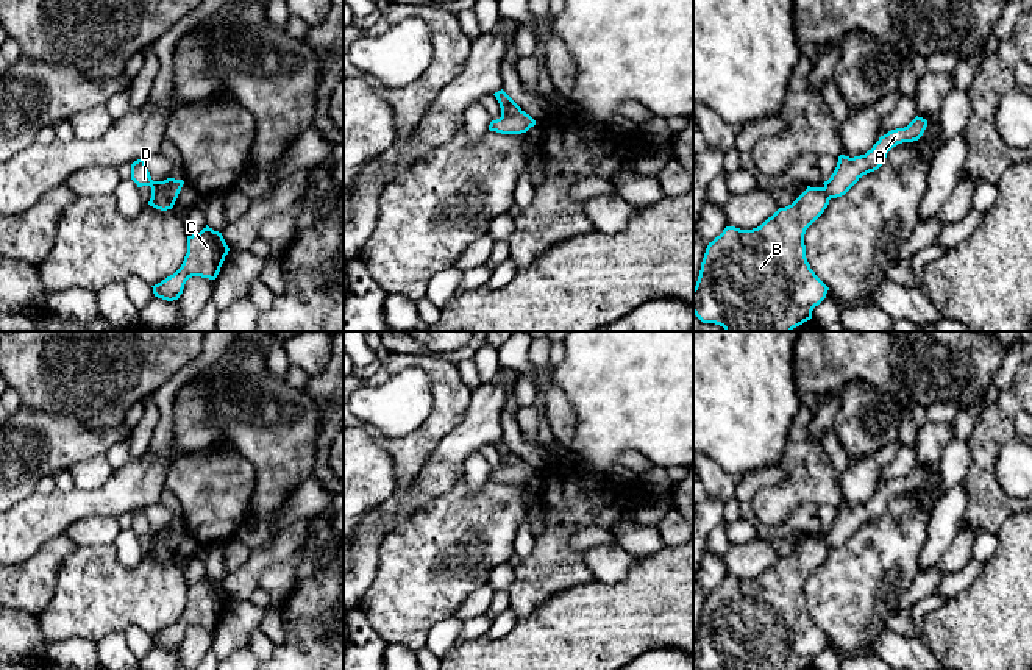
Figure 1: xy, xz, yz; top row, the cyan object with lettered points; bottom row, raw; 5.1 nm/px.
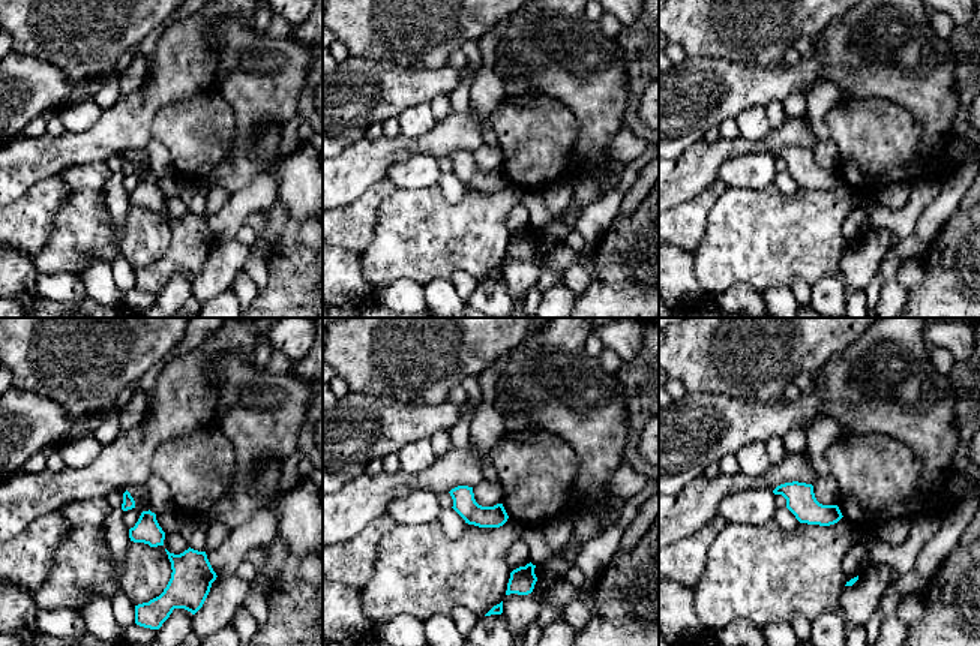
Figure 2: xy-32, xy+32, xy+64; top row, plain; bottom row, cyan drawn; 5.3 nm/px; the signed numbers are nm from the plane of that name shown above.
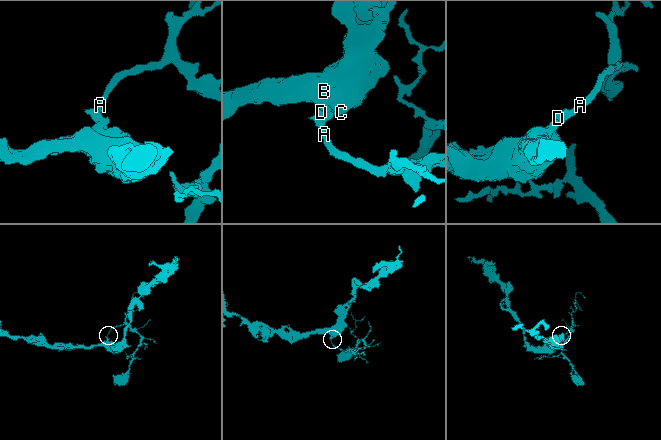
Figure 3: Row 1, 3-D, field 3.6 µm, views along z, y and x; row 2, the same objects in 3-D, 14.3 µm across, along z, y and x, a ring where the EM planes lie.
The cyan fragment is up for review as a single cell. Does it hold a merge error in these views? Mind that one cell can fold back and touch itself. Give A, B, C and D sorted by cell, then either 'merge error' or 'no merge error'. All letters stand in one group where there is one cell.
A D / B C; merge error

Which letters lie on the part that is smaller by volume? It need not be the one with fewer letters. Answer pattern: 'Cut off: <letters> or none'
Cut off: A, D

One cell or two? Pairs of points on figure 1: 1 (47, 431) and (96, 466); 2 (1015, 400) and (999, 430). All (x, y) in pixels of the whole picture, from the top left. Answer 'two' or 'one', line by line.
1: two
2: one

